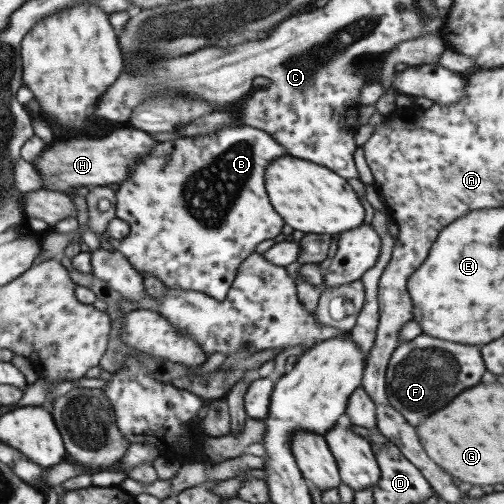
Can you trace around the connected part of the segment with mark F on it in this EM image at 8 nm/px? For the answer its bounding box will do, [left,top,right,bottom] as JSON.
[384,334,485,426]

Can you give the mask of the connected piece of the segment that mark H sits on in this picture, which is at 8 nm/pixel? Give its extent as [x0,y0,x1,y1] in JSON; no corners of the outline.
[33,128,155,194]

